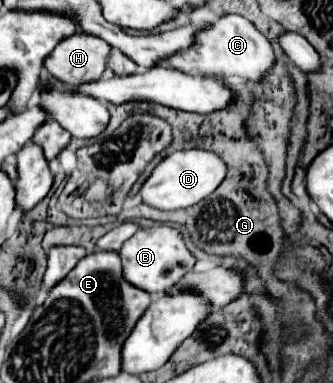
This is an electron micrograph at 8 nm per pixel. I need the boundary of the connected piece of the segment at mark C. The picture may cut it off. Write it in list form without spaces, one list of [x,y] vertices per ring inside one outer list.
[[[225,16],[207,30],[195,34],[195,44],[189,50],[173,54],[167,62],[159,62],[161,66],[171,66],[181,72],[199,70],[203,74],[223,74],[223,76],[239,76],[247,82],[261,82],[271,72],[275,64],[275,52],[269,40],[245,18],[241,16]]]

